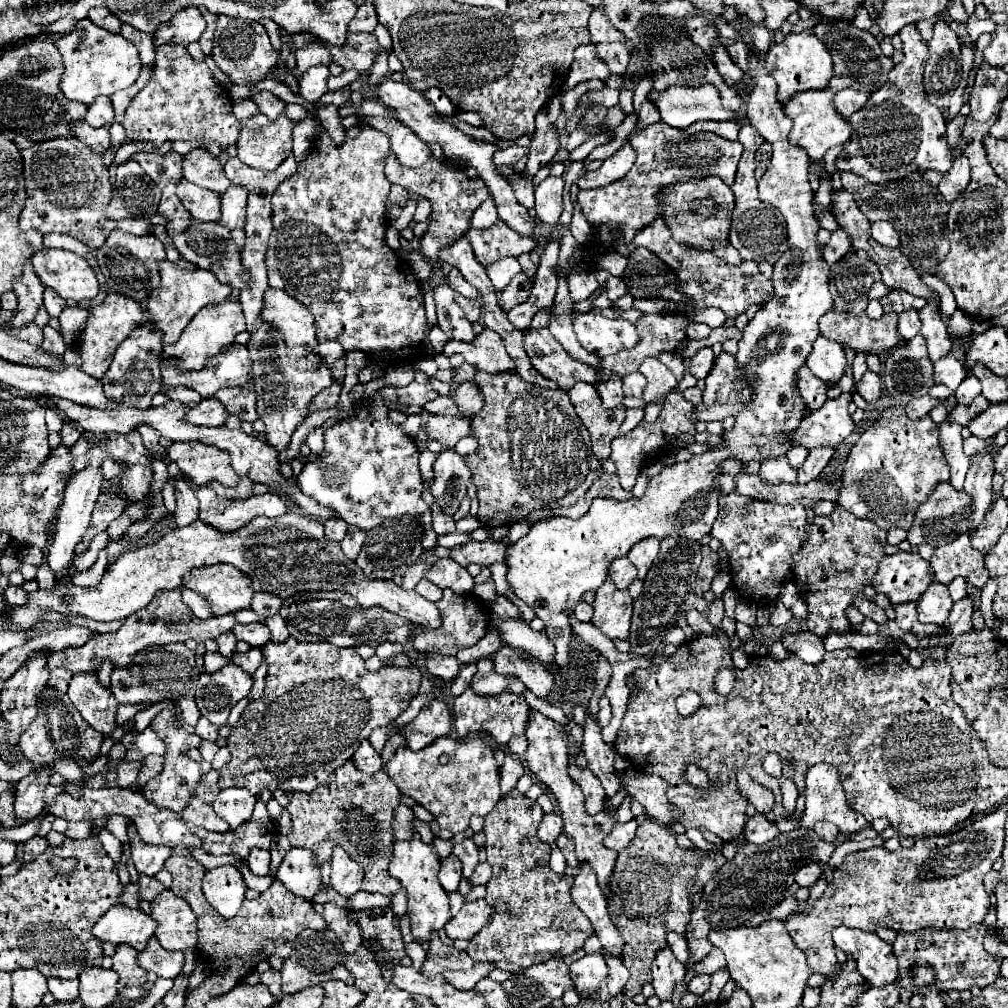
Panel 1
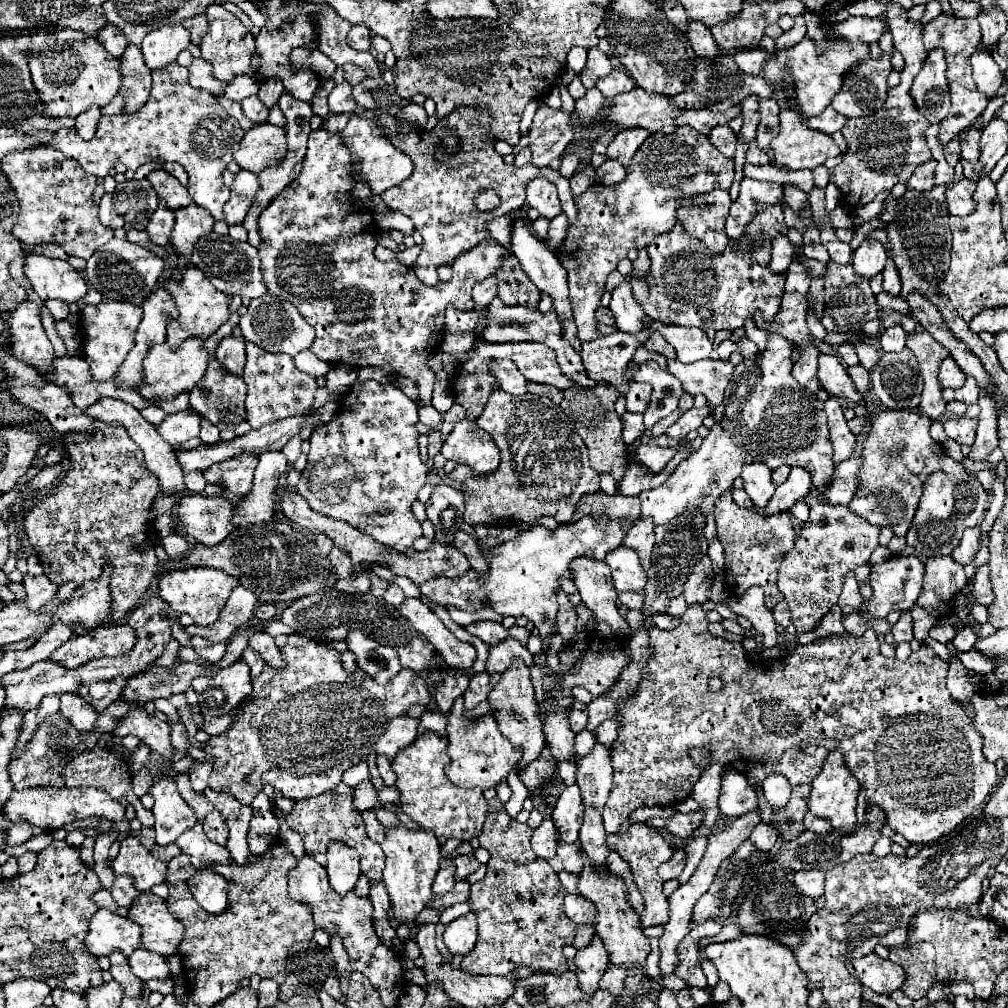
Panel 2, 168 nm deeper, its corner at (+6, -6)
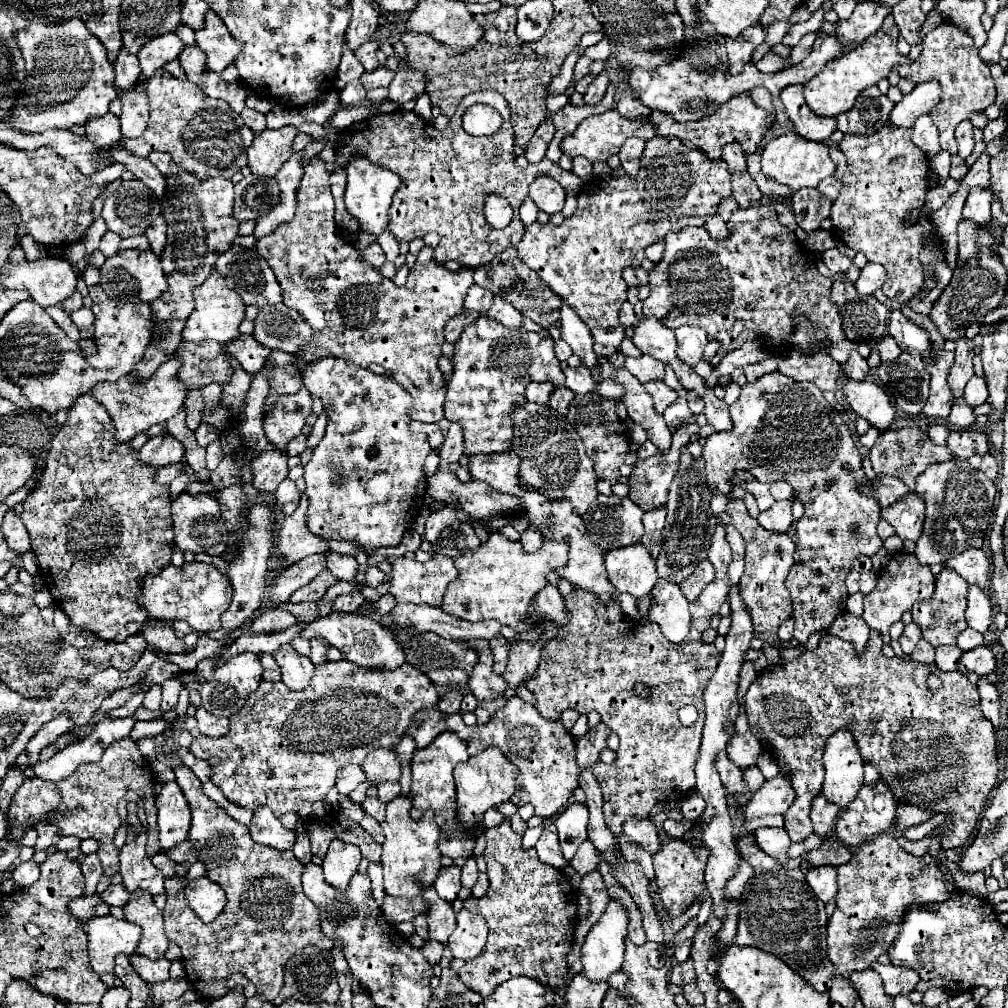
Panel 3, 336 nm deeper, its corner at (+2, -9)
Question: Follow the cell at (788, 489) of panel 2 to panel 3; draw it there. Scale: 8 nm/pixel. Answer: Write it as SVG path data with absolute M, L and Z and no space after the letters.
M794 498L782 500L782 502L774 502L772 508L760 512L758 522L762 528L772 530L772 532L788 532L794 518L792 518L792 502Z

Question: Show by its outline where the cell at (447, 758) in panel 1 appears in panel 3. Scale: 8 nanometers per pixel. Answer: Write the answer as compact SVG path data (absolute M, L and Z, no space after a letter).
M452 732L438 734L434 738L434 742L428 744L424 750L422 748L414 750L412 760L410 760L410 770L412 770L412 788L410 788L412 810L410 810L410 816L412 816L414 822L418 822L428 808L428 810L434 812L434 818L436 818L444 836L462 836L462 834L474 834L476 838L482 836L484 826L476 824L472 830L464 830L464 826L460 826L458 812L456 812L456 790L454 790L452 770L458 762L464 762L464 760L468 760L466 742L462 742Z

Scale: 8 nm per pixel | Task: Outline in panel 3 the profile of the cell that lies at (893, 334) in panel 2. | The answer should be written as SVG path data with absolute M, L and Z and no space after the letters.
M886 336L878 344L878 352L880 352L880 358L882 360L892 360L892 358L898 358L902 350L900 350L900 346L896 344L896 340L892 336Z

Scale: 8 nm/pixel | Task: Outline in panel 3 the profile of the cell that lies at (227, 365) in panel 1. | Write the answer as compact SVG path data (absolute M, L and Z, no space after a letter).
M242 334L240 338L232 340L226 344L226 350L228 354L242 366L244 372L248 374L256 374L264 362L266 362L266 356L270 354L266 346L260 346L252 334Z

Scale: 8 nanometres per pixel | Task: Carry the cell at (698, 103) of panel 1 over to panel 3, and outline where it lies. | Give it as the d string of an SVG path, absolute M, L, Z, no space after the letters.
M606 110L604 114L588 116L576 128L576 134L570 134L562 140L560 148L562 148L564 154L568 154L572 158L584 156L590 162L596 162L596 160L606 162L606 158L610 154L616 154L620 150L620 146L626 142L626 138L630 138L630 136L636 136L636 138L642 138L642 140L652 140L652 138L656 138L656 126L650 120L646 120L646 122L644 120L628 120L622 114L618 114L616 110Z

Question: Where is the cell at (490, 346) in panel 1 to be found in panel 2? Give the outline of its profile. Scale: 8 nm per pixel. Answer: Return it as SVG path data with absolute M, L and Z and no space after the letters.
M500 359L500 361L492 361L490 363L490 371L494 373L494 377L500 381L502 391L512 393L512 395L526 395L528 393L528 381L524 379L524 375L518 371L516 365L512 365L512 361L508 359Z

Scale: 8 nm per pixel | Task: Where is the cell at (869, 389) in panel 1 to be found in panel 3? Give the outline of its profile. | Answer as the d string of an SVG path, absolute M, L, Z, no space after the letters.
M852 352L848 362L842 364L842 372L852 380L866 380L870 368L868 368L868 362L858 352Z

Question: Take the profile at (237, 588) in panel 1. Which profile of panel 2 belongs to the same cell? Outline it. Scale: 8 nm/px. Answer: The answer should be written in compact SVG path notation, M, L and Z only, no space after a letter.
M188 567L188 569L168 569L158 577L158 593L160 597L178 613L188 613L196 625L206 627L212 625L218 619L218 613L222 611L224 603L228 601L228 595L238 585L238 579L226 575L220 569L208 569L208 567Z

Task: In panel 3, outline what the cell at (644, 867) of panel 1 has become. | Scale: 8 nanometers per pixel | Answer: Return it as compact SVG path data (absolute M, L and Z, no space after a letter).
M632 818L632 822L624 824L624 834L630 840L634 840L642 850L646 850L648 854L652 854L652 856L656 854L656 850L662 848L658 832L656 832L656 828L654 828L654 824L650 820Z

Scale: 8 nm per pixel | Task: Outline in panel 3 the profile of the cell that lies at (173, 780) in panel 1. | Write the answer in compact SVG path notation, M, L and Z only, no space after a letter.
M166 782L156 798L158 830L162 850L170 850L188 838L190 832L190 806L176 782Z

